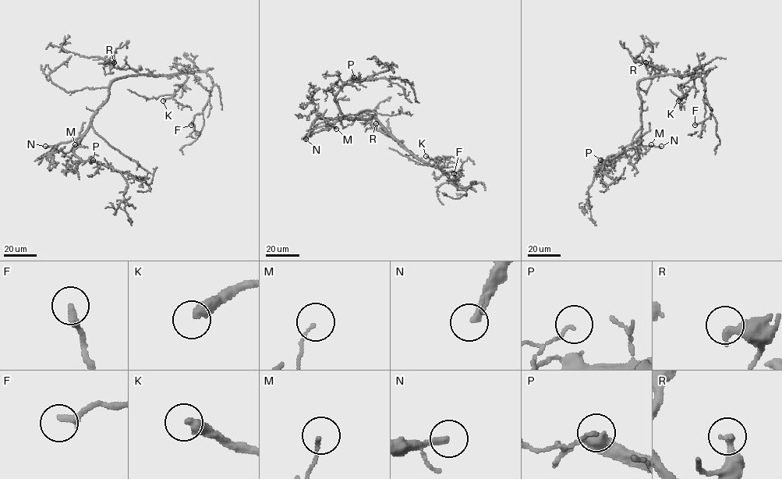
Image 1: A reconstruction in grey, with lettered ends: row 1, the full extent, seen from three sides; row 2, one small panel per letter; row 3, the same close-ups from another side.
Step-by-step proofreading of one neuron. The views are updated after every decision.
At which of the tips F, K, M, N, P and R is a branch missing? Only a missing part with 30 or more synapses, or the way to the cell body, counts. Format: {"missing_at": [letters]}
{"missing_at": ["K", "N"]}

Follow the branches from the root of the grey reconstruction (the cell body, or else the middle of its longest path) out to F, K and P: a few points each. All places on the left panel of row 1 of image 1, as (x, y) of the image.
F: (114, 80), (128, 76), (205, 72), (213, 84), (210, 100), (203, 111), (195, 115), (191, 125)
K: (114, 80), (128, 76), (184, 73), (186, 81), (170, 97), (163, 101)
P: (114, 80), (109, 87), (107, 99), (93, 116), (91, 124), (74, 148), (74, 154), (82, 160), (93, 160)

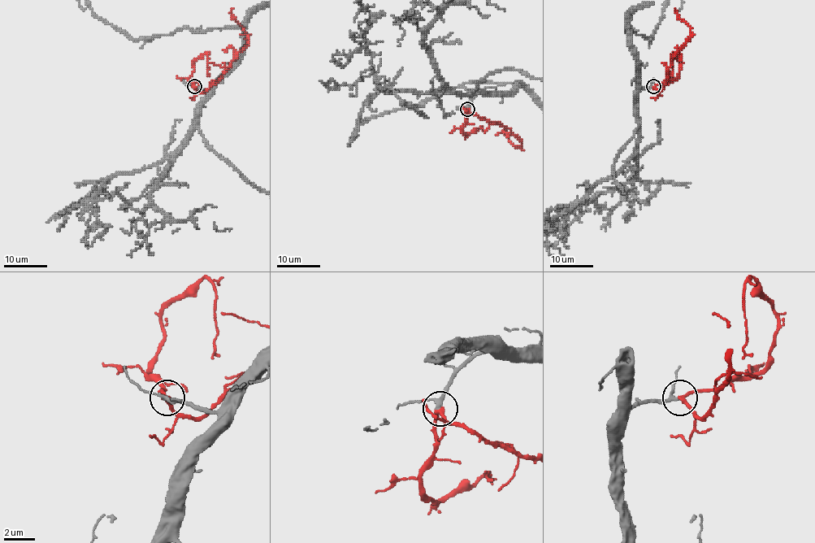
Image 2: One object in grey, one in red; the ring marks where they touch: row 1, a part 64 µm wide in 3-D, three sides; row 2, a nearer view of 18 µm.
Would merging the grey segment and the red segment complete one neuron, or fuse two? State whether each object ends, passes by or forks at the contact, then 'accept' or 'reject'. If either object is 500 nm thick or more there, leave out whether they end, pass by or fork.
grey passes by; red passes by; accept

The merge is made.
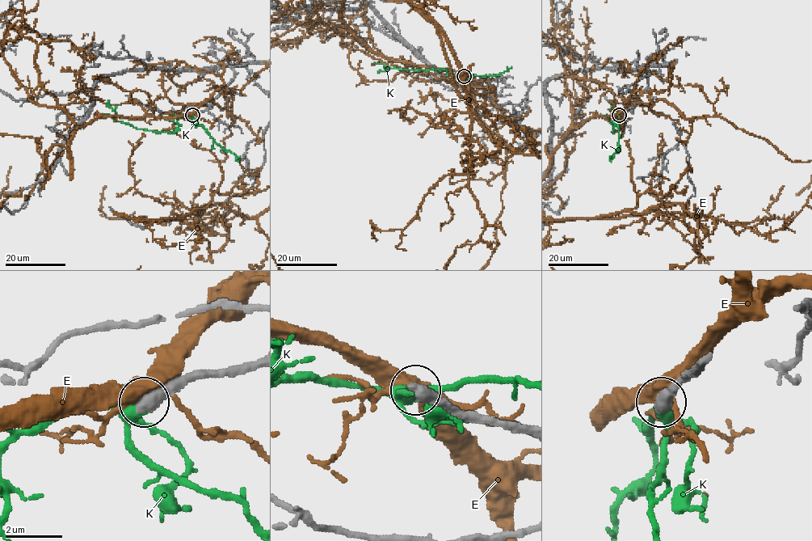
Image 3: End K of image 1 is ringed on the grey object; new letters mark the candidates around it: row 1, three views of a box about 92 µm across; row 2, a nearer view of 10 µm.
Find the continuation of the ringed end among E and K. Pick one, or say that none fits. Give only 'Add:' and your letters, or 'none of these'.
Add: K

